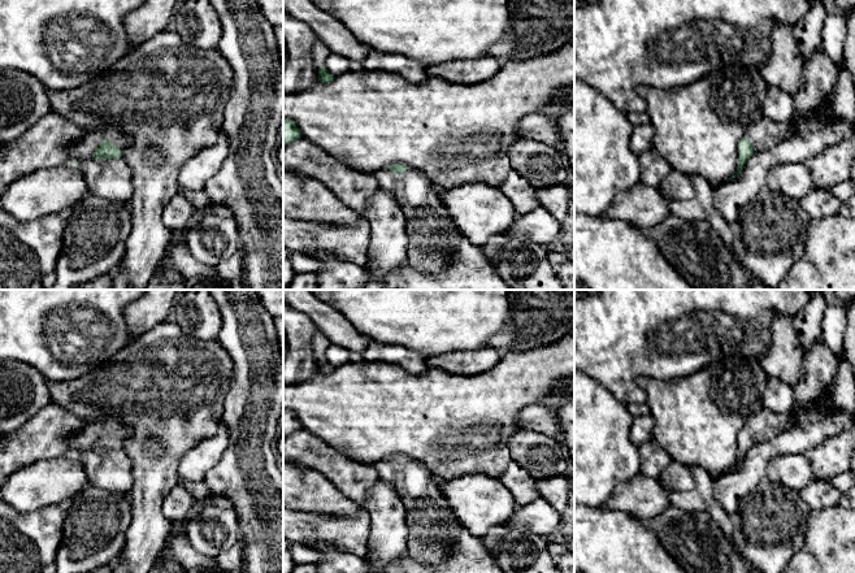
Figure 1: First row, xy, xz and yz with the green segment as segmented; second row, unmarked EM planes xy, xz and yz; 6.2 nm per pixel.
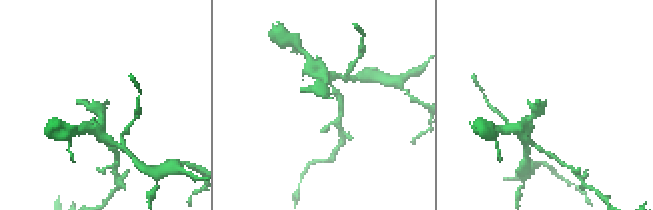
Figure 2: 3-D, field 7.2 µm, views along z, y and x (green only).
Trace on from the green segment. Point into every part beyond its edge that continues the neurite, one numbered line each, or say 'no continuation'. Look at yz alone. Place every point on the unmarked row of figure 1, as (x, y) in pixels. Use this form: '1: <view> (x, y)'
1: yz (764, 425)

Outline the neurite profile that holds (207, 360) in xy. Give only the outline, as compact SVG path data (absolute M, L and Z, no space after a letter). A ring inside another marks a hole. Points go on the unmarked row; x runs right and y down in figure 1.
M165 321L129 343L113 357L94 363L84 376L48 382L52 401L83 418L86 427L100 417L112 417L133 431L121 447L133 463L131 522L126 531L122 559L113 564L113 573L149 573L156 564L173 526L173 521L162 513L162 503L179 483L178 466L183 456L201 440L217 434L233 373L233 360L217 339L204 342L187 337L178 324Z

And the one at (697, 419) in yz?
M729 351L695 374L661 381L635 379L647 394L654 418L654 440L686 466L700 466L715 479L733 468L738 457L738 434L747 420L763 409L761 395L768 377L758 359Z

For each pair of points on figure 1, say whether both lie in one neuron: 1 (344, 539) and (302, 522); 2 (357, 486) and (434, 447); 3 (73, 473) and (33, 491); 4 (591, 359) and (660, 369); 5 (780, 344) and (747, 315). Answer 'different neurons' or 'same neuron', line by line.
1: same neuron
2: different neurons
3: same neuron
4: same neuron
5: different neurons

